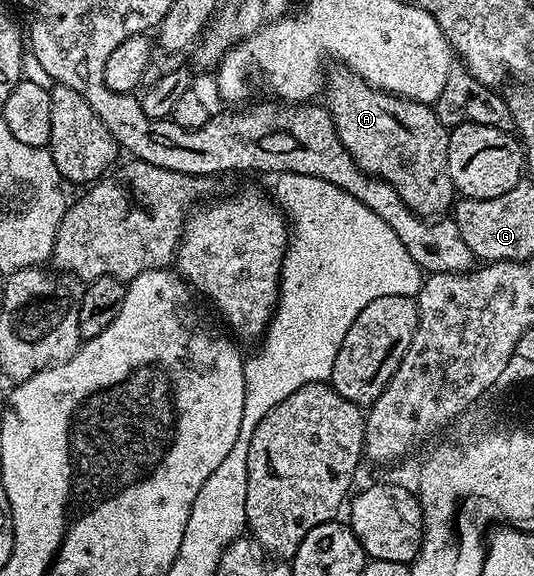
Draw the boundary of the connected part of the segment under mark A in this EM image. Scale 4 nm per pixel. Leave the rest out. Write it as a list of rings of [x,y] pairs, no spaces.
[[[344,64],[333,67],[323,83],[323,103],[335,121],[339,139],[356,164],[392,185],[405,206],[417,215],[444,214],[457,195],[447,165],[450,130],[439,121],[432,106],[371,87]]]

